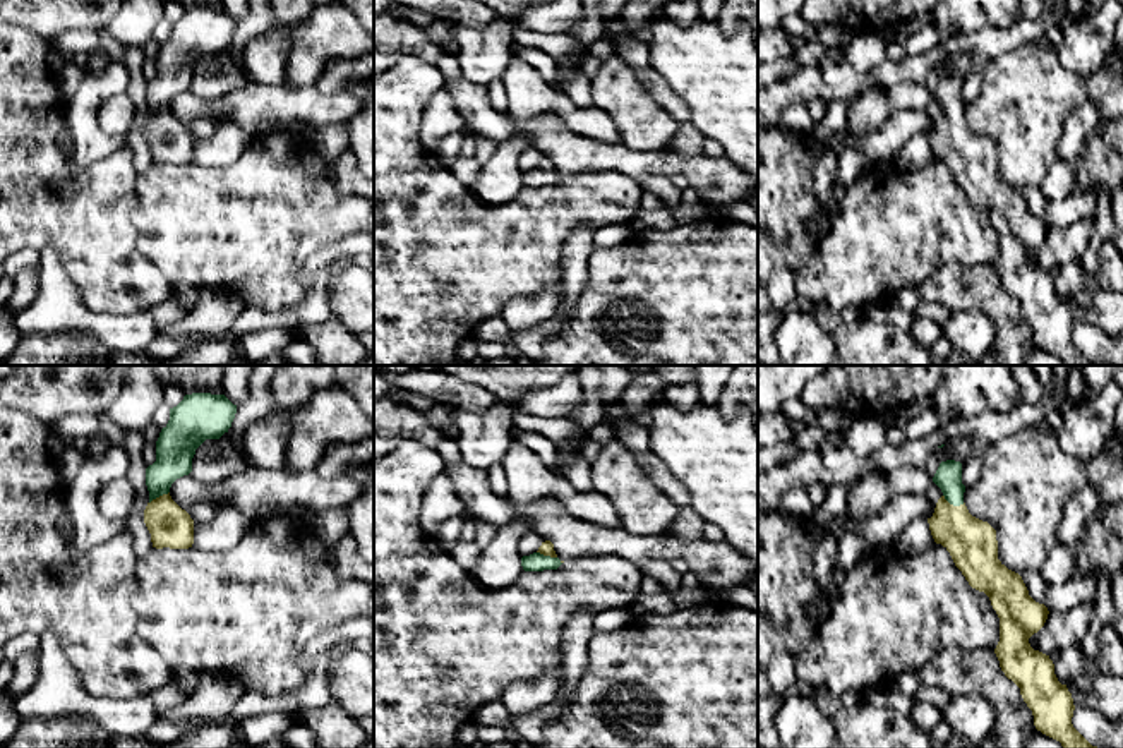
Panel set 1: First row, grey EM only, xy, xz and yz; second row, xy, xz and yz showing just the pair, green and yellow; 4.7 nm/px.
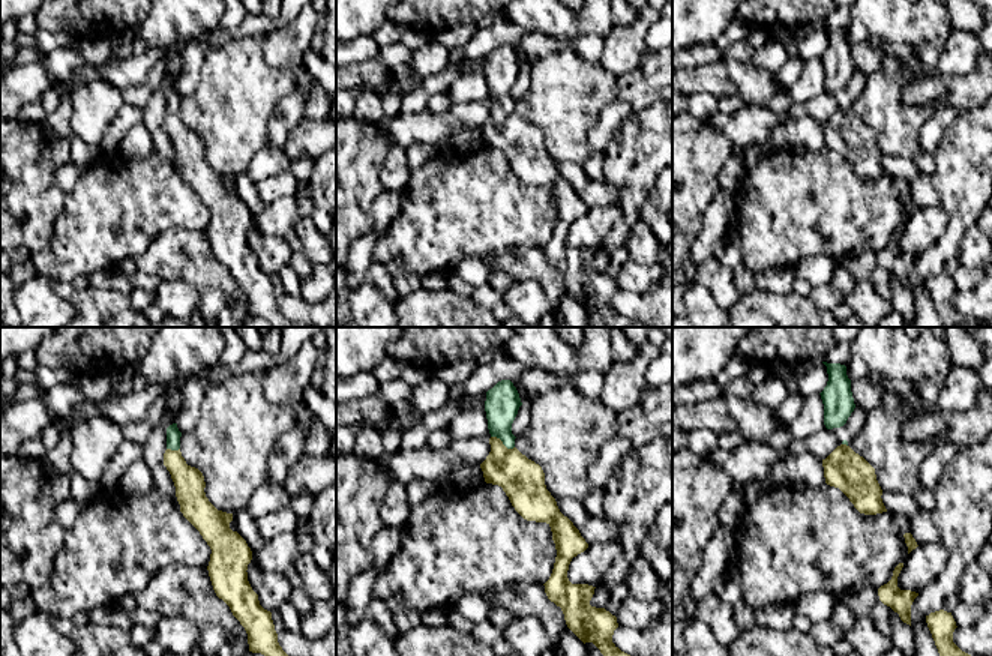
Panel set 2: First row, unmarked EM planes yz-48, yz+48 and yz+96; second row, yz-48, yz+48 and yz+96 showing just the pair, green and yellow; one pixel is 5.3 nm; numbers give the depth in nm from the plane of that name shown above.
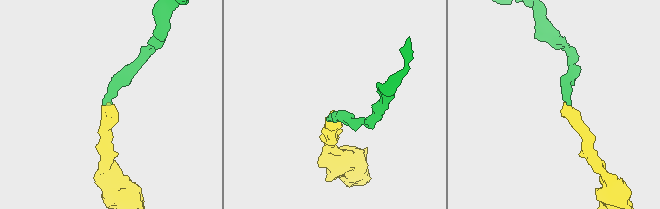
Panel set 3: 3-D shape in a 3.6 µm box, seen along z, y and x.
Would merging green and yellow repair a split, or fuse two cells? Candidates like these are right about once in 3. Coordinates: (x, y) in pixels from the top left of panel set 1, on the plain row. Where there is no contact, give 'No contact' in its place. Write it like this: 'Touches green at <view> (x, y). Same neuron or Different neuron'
Touches green at yz (954, 120). Same neuron

